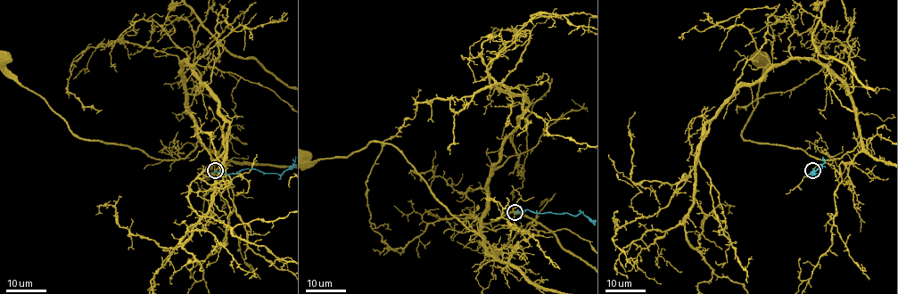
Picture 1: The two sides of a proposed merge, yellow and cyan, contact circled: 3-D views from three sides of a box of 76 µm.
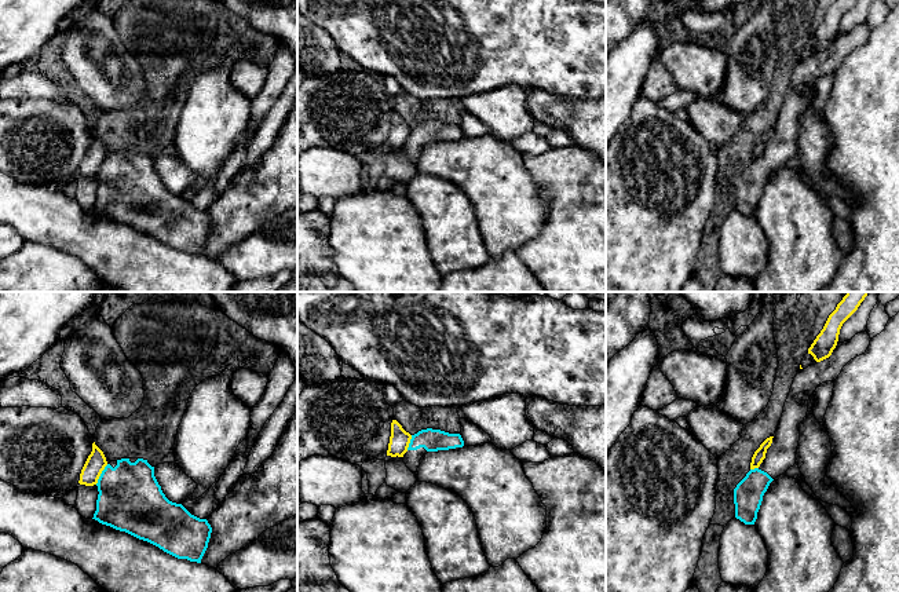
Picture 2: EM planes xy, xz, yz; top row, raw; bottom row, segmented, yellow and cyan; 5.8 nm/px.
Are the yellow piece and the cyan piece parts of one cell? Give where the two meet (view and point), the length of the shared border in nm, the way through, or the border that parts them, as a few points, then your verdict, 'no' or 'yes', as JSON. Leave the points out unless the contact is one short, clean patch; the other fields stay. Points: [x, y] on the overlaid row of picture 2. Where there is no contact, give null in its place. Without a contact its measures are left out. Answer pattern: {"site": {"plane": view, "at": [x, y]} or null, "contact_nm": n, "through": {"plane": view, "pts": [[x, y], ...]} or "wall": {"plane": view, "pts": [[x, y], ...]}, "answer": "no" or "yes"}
{"site": {"plane": "xy", "at": [101, 472]}, "contact_nm": 140, "wall": {"plane": "xy", "pts": [[108, 464], [95, 483]]}, "answer": "no"}

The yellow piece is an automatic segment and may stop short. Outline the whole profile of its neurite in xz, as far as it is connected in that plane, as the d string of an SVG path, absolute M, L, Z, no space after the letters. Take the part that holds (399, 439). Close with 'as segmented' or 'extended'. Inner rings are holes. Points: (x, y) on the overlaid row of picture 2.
M392 420L387 456L403 457L403 454L408 452L410 439L412 435L406 432L396 420Z; as segmented

